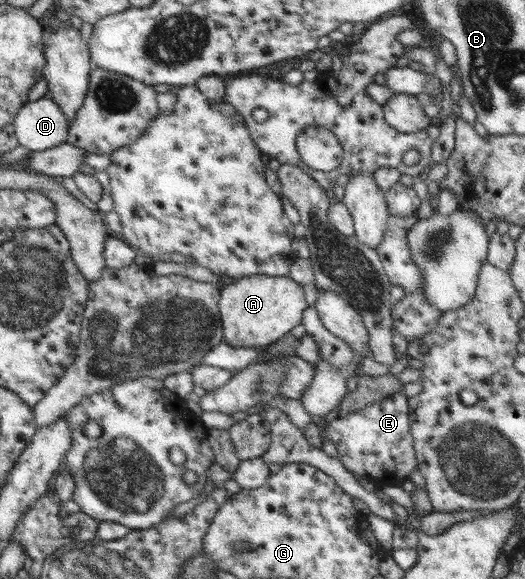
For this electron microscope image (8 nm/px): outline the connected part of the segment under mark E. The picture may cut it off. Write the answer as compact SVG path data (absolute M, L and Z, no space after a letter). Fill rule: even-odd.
M403 392L358 412L337 417L322 431L322 437L334 444L338 458L357 477L373 482L377 488L399 485L419 469L415 439L411 433L409 398Z

